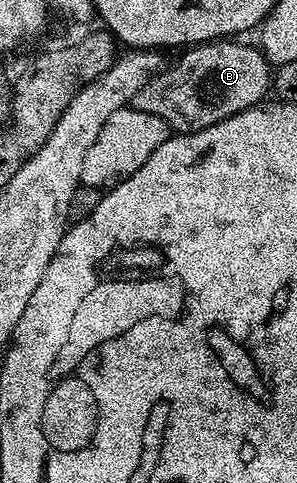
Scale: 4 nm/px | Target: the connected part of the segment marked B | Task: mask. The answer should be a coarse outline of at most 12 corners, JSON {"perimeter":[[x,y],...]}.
{"perimeter":[[258,45],[184,49],[133,103],[181,134],[260,105]]}

